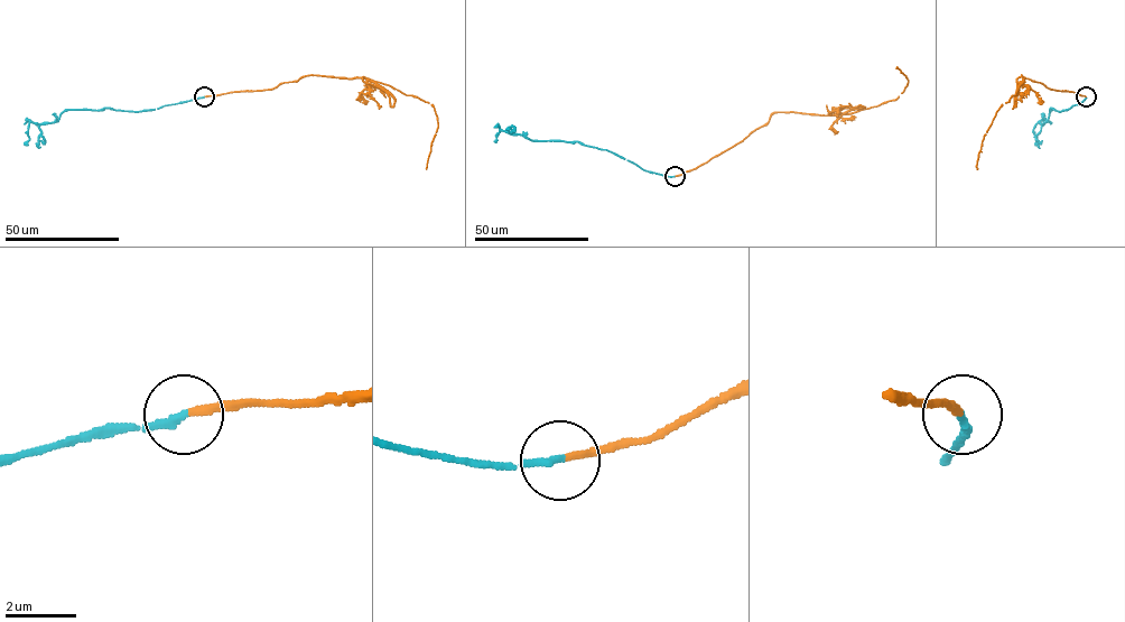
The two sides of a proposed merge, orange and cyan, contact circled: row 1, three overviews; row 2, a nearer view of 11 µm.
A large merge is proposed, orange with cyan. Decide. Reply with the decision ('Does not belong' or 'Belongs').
Belongs

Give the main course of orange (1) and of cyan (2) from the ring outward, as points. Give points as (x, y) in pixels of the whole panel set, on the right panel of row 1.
1: (1085, 96), (1051, 90), (1022, 75), (1023, 82), (1015, 94), (1000, 108), (984, 137), (977, 169)
2: (1085, 96), (1069, 109), (1059, 112), (1051, 108), (1048, 119), (1043, 123), (1038, 122), (1033, 130), (1037, 144)

